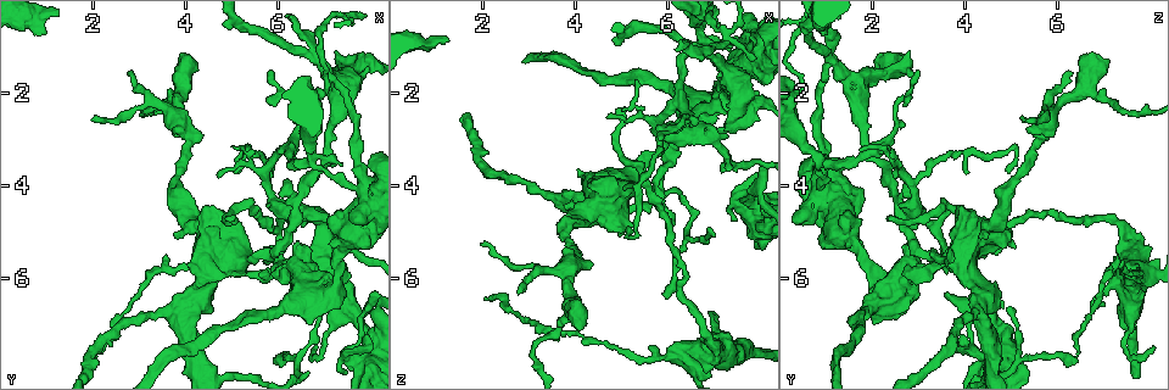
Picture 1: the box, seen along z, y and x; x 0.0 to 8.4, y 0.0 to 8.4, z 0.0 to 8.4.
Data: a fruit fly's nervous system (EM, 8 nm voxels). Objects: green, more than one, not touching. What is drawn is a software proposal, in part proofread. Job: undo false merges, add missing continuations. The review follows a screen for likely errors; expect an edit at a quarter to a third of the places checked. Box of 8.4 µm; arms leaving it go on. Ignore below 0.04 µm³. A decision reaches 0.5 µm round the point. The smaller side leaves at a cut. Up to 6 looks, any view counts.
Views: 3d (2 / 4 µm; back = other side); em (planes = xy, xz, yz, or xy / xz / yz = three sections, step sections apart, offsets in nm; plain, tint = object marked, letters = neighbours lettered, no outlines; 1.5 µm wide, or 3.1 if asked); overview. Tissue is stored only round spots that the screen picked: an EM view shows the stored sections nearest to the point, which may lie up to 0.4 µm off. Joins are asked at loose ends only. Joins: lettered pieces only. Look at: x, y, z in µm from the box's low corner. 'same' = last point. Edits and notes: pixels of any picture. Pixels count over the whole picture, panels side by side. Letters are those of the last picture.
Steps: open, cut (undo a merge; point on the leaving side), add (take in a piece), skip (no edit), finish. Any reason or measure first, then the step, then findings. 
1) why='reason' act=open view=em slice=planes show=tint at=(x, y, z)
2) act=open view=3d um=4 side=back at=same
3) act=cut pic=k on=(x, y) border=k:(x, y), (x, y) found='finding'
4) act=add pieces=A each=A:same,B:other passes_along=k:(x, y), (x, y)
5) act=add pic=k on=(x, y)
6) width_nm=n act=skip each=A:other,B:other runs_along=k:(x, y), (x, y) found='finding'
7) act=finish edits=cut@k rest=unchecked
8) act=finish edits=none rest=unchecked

act=open view=3d um=2 at=(6.00, 5.00, 4.85)

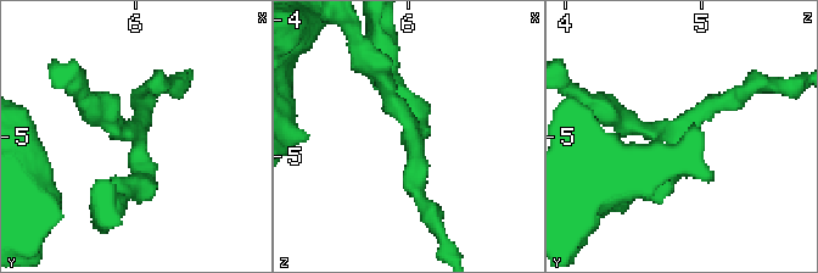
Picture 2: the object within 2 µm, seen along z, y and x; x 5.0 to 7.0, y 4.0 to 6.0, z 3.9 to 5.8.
act=open view=em slice=planes show=letters at=(6.02, 5.02, 4.82)

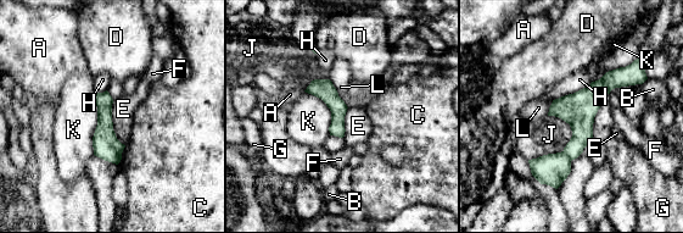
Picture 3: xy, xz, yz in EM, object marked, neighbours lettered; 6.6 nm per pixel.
act=skip each=A:other,B:other,C:other,D:other,E:other,F:other,G:other,H:other,J:other,K:other,L:other border=3:(112, 100), (112, 129), (124, 145) found='one neuron here'

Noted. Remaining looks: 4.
why='thin end' act=open view=3d um=2 at=(5.75, 2.30, 2.70)

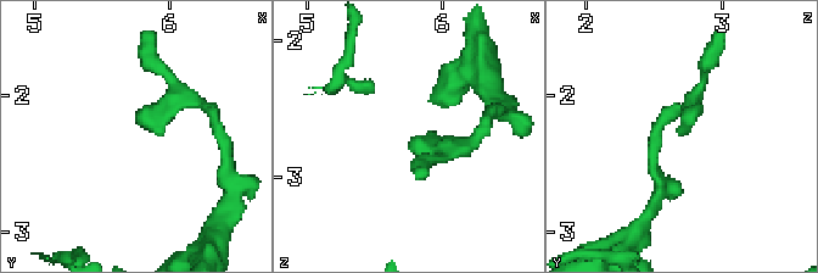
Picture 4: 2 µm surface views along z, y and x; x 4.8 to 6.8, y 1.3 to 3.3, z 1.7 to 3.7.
act=open view=em slice=xz step=4 show=tint at=(5.80, 2.24, 2.76)

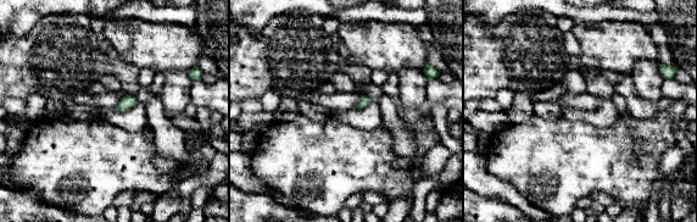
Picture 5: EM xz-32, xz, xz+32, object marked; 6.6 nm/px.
why='cut it another way' act=open view=em slice=planes show=letters at=same

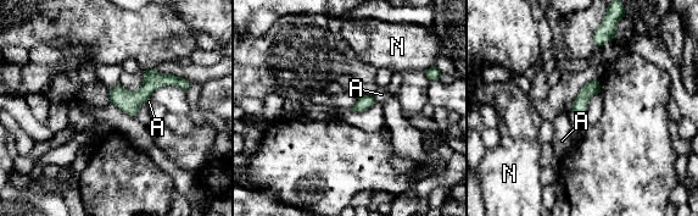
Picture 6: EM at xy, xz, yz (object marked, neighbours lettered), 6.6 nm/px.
act=skip each=A:other,N:other border=6:(370, 95), (377, 101) found='none of them fits'

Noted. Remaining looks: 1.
why='free end' act=open view=em slice=planes show=letters at=(1.00, 0.75, 0.90)

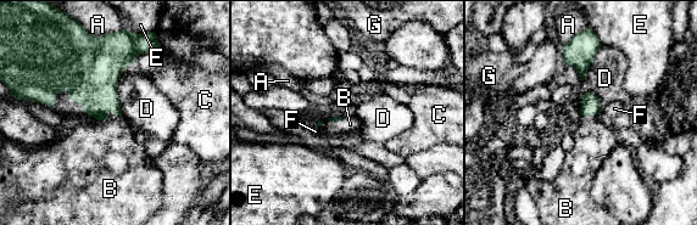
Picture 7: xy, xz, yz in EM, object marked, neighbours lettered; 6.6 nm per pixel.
act=add pieces=B each=A:other,B:same,C:other,D:other,E:other,F:other,G:other passes_along=7:(91, 79), (107, 113), (106, 151) found='the neuron continues'

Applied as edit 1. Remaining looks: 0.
act=finish edits=add@7 rest=unchecked

